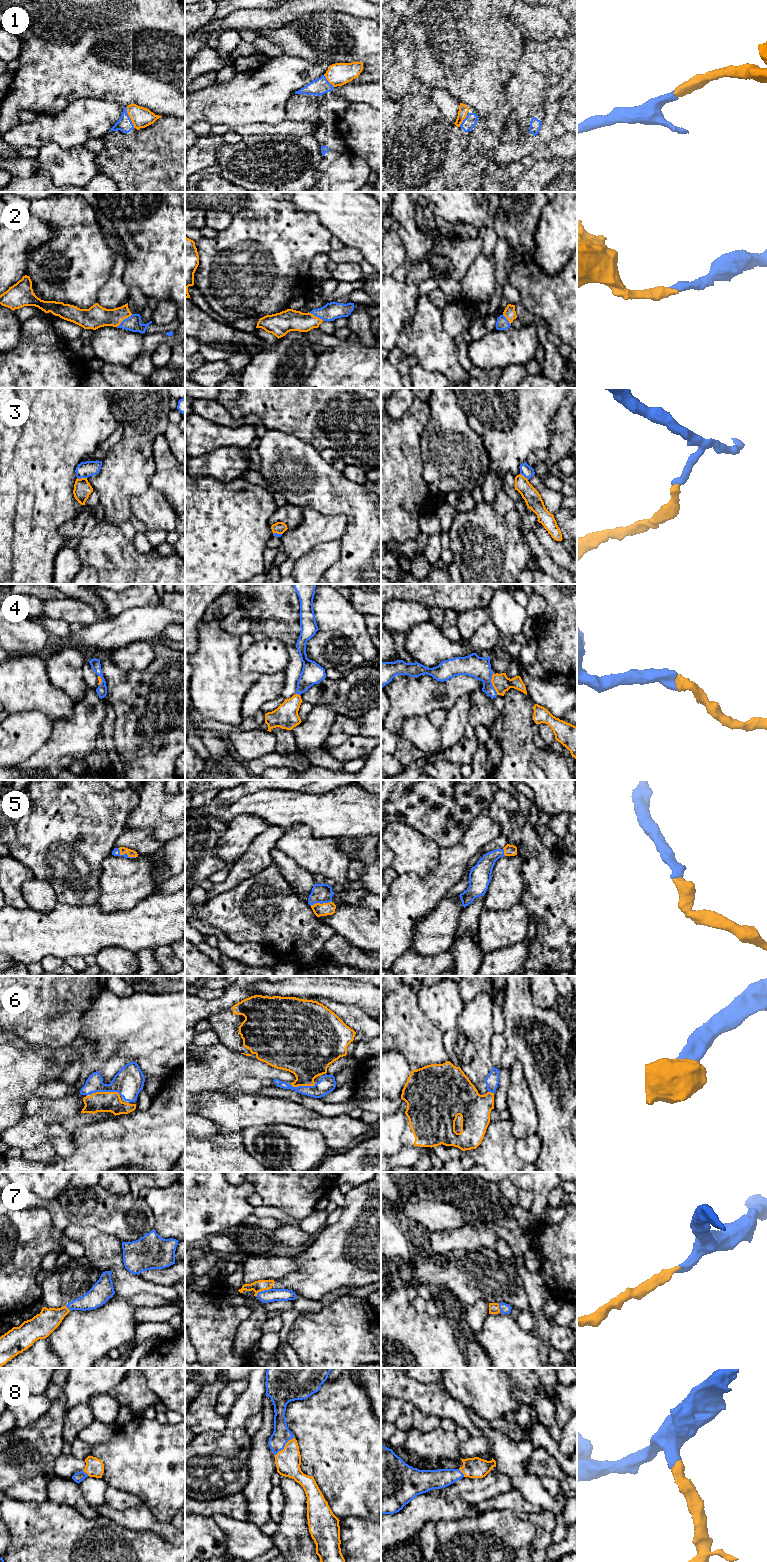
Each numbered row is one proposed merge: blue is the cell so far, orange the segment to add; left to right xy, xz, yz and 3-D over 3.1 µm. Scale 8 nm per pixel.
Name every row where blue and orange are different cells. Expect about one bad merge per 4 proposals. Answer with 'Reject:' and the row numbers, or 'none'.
Reject: 3

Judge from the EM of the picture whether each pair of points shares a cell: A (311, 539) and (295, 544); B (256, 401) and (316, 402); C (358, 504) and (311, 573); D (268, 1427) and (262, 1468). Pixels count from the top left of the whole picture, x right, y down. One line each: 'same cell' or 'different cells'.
A: same cell
B: same cell
C: different cells
D: same cell

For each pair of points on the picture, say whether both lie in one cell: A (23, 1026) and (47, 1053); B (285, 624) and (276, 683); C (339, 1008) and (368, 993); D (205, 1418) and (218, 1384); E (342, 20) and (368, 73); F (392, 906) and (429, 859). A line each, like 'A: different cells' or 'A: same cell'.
A: different cells
B: different cells
C: different cells
D: same cell
E: same cell
F: different cells

